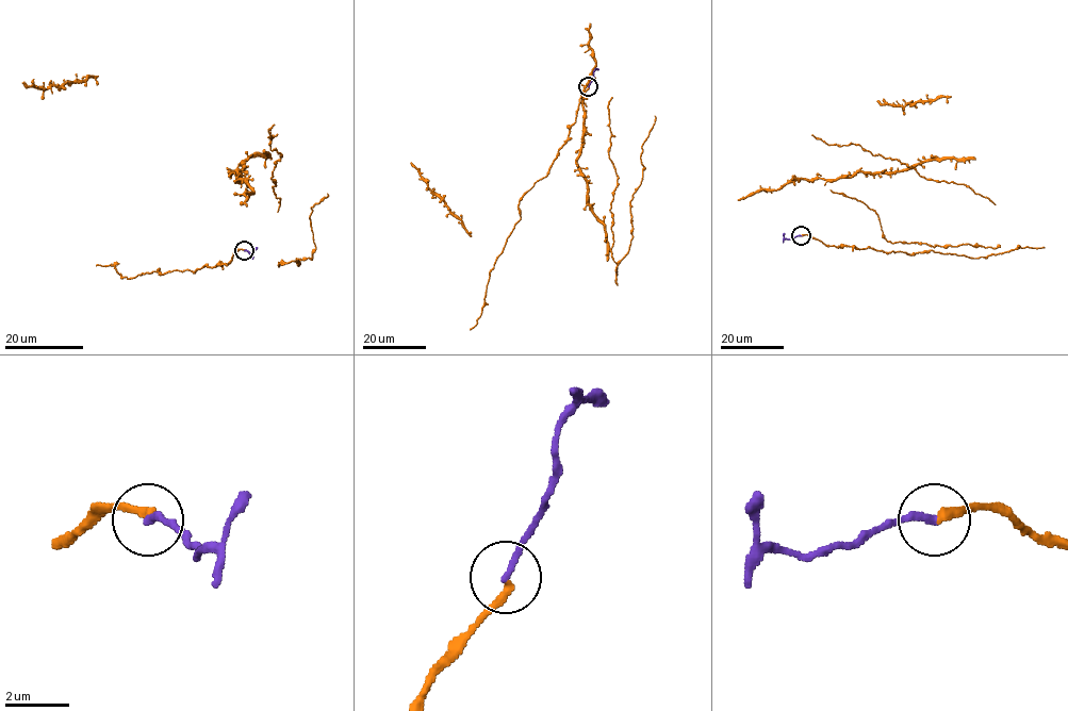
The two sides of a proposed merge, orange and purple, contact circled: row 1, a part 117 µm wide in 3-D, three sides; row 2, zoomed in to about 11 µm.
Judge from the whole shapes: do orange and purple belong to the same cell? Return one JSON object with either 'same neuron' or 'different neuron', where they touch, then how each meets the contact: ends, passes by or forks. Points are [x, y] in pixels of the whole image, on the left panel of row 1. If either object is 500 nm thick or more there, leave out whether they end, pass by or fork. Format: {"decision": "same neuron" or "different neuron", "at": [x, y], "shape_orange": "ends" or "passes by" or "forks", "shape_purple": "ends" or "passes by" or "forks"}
{"decision": "same neuron", "at": [244, 250], "shape_orange": "ends", "shape_purple": "ends"}

